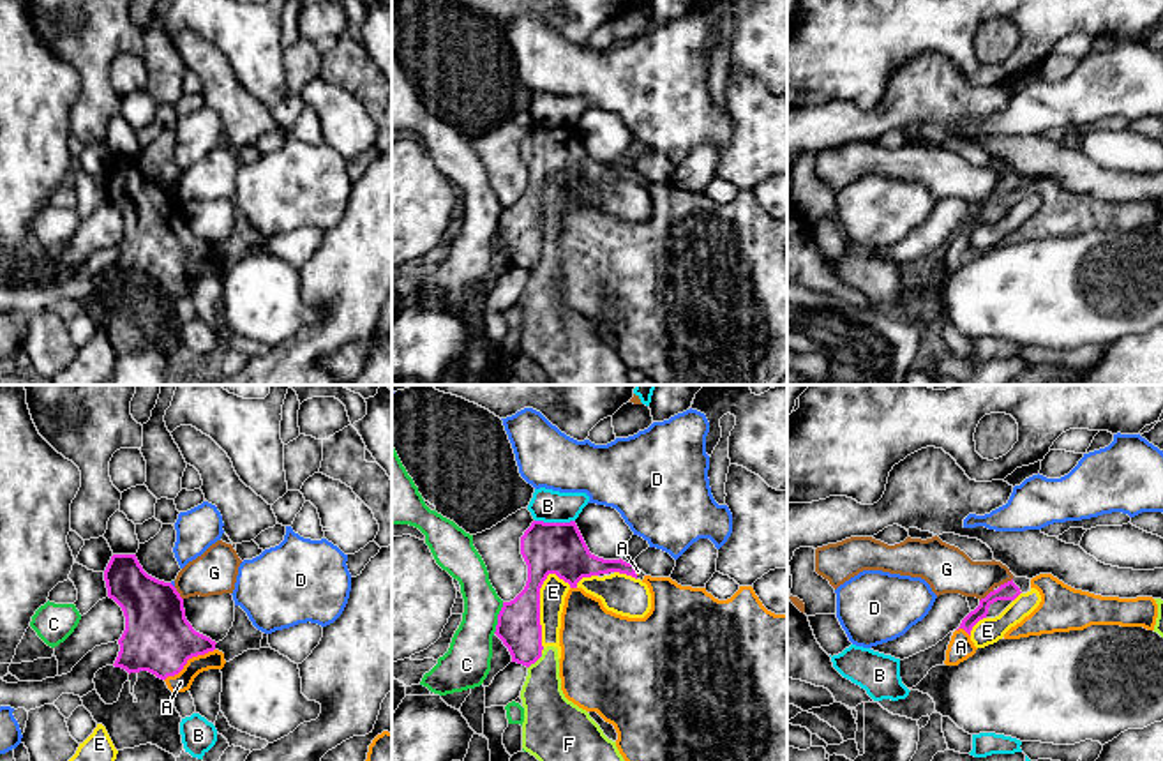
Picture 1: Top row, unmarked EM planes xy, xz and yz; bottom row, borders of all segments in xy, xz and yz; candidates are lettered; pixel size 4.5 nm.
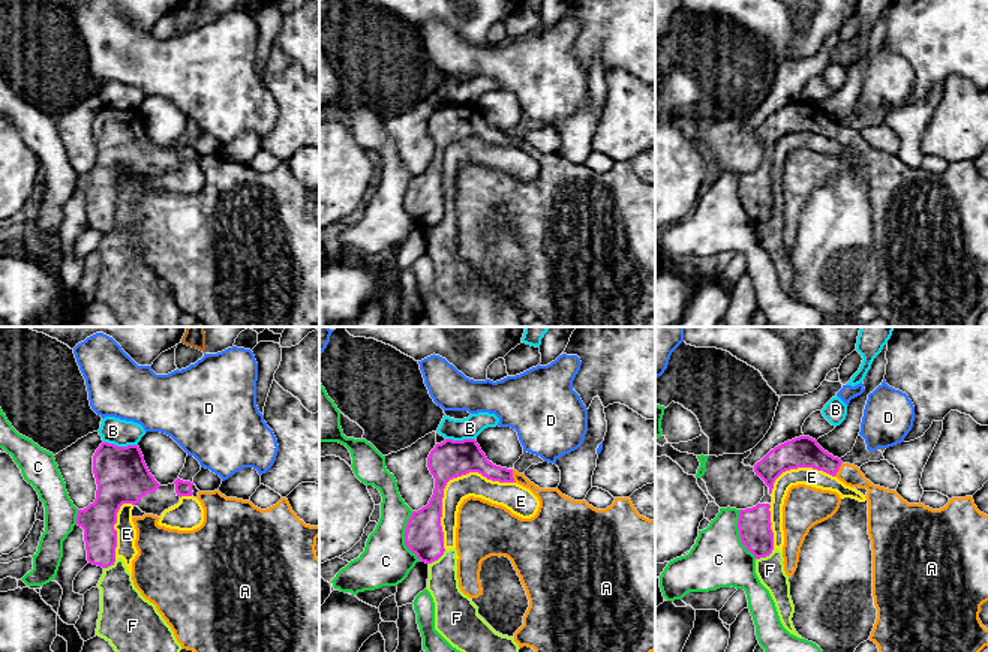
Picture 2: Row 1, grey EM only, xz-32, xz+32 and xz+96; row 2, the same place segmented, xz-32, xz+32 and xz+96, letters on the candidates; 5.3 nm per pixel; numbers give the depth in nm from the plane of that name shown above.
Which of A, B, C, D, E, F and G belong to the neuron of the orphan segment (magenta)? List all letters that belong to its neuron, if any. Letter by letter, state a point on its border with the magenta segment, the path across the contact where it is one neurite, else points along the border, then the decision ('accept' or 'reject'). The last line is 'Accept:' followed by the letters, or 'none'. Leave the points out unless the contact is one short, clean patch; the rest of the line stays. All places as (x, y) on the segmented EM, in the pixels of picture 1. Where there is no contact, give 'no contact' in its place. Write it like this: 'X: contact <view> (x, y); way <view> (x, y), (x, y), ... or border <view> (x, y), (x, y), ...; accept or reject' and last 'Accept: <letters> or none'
A: contact xy (187, 659); accept
B: contact xz (555, 523); border xz (535, 519), (574, 521); reject
C: contact xz (498, 618); border xz (503, 602), (493, 632); reject
D: contact xy (172, 585); border xy (170, 583), (173, 587); reject
E: contact xz (539, 611); reject
F: contact xz (535, 661); reject
G: contact yz (989, 594); reject
Accept: A

